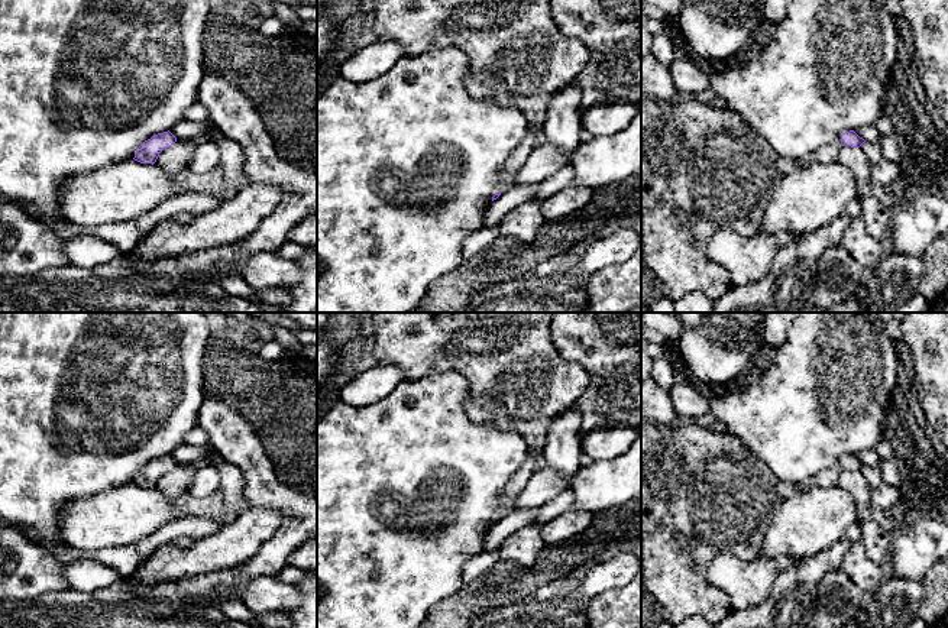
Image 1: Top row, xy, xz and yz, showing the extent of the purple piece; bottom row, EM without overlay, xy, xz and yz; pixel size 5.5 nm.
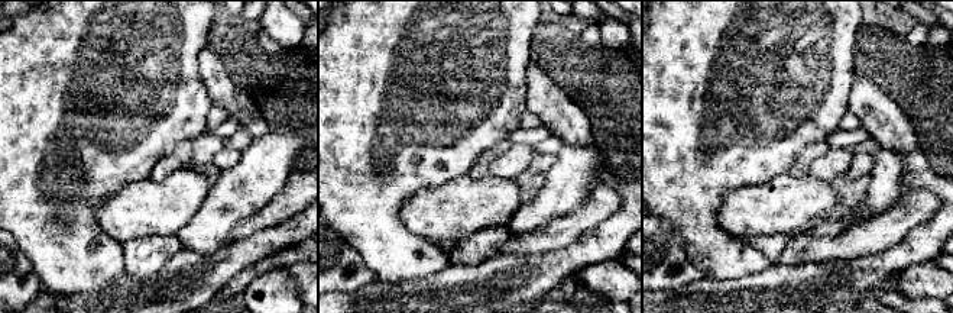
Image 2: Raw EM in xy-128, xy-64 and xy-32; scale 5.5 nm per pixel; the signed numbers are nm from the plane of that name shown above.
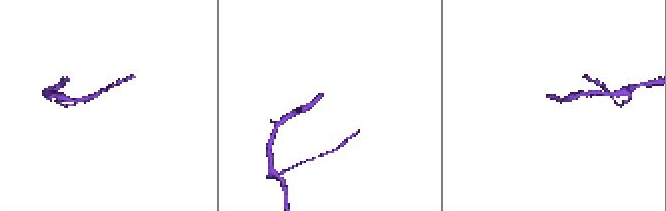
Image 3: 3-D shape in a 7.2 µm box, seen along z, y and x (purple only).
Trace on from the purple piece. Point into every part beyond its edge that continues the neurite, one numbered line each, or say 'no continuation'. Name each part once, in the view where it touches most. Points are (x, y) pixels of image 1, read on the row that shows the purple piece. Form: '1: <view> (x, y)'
1: yz (704, 168)

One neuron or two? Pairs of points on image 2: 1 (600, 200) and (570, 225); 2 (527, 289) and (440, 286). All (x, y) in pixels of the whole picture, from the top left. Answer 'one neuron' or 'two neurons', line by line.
1: one neuron
2: one neuron

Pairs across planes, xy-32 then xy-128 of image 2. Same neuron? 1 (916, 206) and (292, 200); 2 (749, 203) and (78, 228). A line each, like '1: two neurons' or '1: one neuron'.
1: one neuron
2: two neurons

